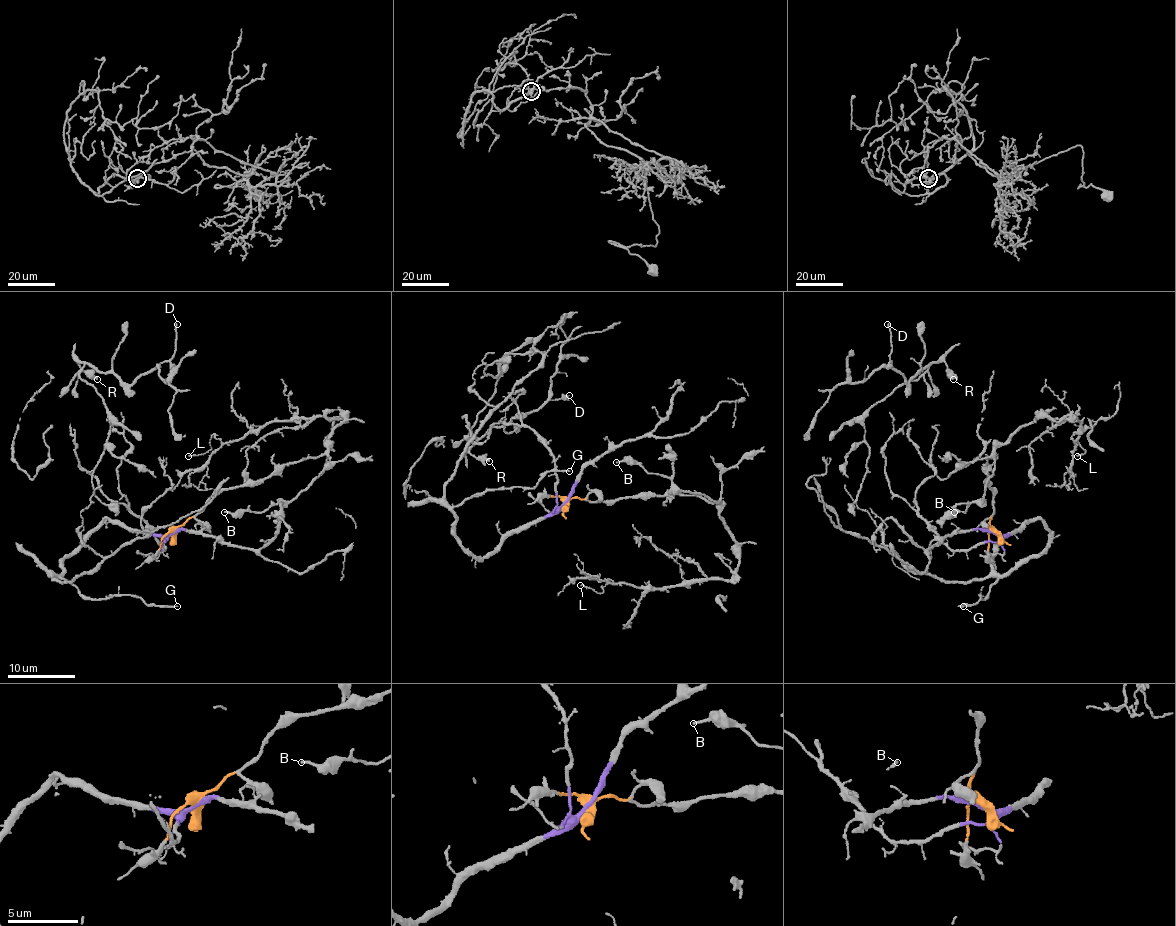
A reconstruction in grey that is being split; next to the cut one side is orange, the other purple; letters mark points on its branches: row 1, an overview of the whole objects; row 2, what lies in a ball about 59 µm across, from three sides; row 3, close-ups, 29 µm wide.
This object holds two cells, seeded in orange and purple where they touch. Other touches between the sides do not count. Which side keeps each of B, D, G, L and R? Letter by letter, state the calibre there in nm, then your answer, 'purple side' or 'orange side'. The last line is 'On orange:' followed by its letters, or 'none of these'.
B: calibre 180 nm; orange side
D: calibre 160 nm; purple side
G: calibre 110 nm; purple side
L: calibre 100 nm; orange side
R: calibre 260 nm; purple side
On orange: B, L

